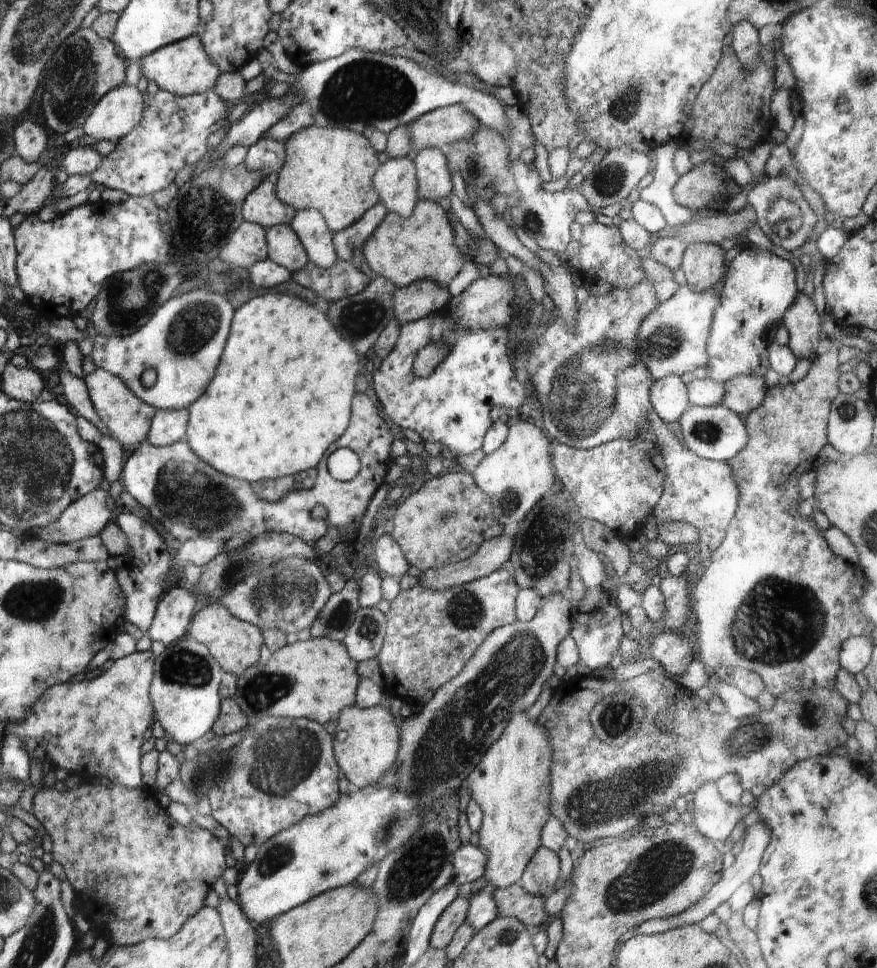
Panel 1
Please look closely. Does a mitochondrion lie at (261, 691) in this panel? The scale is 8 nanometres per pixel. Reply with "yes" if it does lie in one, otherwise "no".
yes

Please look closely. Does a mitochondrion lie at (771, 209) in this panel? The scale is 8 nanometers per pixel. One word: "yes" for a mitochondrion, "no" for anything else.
yes

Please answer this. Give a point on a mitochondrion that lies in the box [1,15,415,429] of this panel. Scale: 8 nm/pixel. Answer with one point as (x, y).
(72, 82)

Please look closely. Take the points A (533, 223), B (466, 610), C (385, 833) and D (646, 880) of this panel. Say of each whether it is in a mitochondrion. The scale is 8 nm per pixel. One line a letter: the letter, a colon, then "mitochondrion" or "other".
A: mitochondrion
B: mitochondrion
C: mitochondrion
D: mitochondrion

